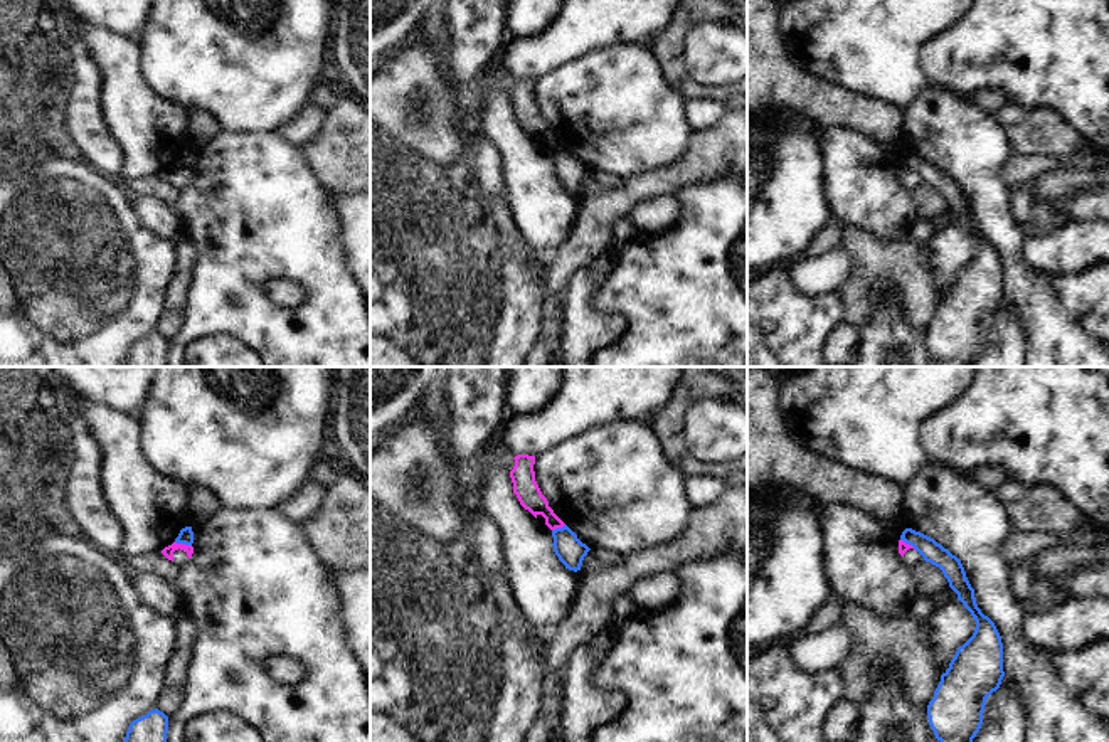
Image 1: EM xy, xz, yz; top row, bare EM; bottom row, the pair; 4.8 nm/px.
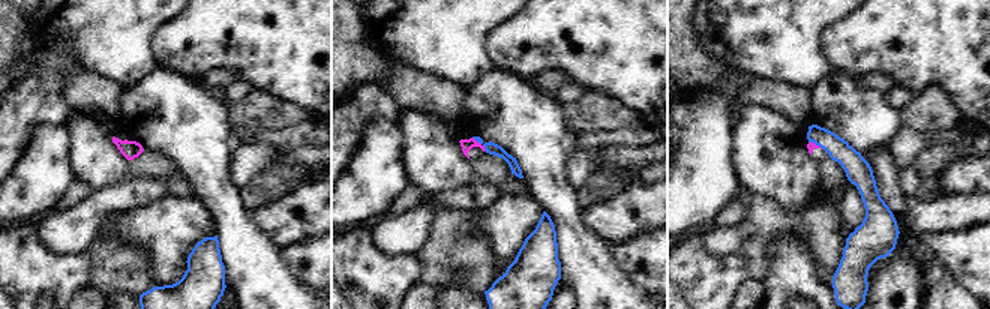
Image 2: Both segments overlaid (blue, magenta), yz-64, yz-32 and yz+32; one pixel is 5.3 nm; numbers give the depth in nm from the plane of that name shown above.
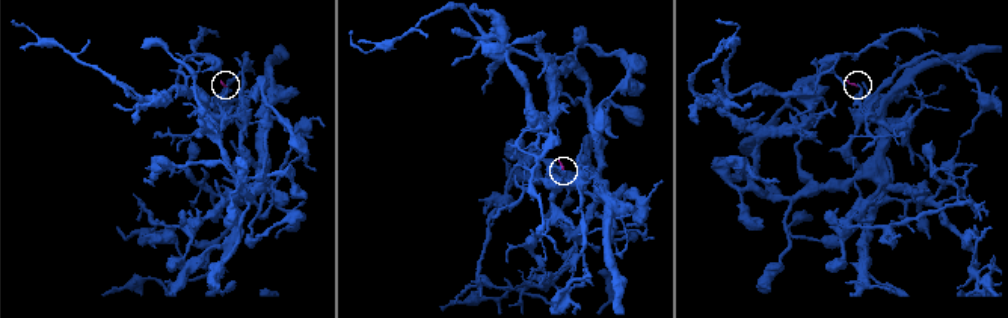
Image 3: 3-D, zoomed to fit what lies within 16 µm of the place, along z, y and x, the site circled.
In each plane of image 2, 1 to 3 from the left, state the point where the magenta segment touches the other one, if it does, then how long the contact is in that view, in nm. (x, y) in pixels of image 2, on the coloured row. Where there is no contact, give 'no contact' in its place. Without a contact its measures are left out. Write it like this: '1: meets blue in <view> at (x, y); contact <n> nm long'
1: no contact
2: meets blue in yz-32 at (477, 141); contact 60 nm long
3: meets blue in yz+32 at (815, 143); contact 80 nm long

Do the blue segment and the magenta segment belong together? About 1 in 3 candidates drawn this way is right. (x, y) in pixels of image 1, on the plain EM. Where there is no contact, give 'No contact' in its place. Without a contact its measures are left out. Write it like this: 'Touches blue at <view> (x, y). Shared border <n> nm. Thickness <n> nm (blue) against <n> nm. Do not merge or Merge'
Touches blue at xy (184, 165). Shared border 80 nm. Thickness 70 nm (blue) against 50 nm. Do not merge

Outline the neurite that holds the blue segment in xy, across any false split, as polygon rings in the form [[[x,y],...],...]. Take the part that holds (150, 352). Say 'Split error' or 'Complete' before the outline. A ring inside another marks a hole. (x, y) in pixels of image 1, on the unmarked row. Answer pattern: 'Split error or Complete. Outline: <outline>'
Complete. Outline: [[[158,331],[133,343],[123,367],[167,367],[168,340]]]

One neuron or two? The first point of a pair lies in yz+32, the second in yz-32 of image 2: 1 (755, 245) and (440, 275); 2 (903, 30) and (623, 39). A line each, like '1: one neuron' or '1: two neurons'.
1: one neuron
2: one neuron

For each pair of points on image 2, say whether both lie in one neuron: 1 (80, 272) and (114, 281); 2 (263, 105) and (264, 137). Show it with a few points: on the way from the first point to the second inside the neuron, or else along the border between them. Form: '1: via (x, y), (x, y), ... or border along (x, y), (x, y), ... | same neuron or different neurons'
1: border along (86, 252), (90, 260), (90, 285) | different neurons
2: border along (299, 122), (282, 129), (263, 129), (254, 134) | different neurons

